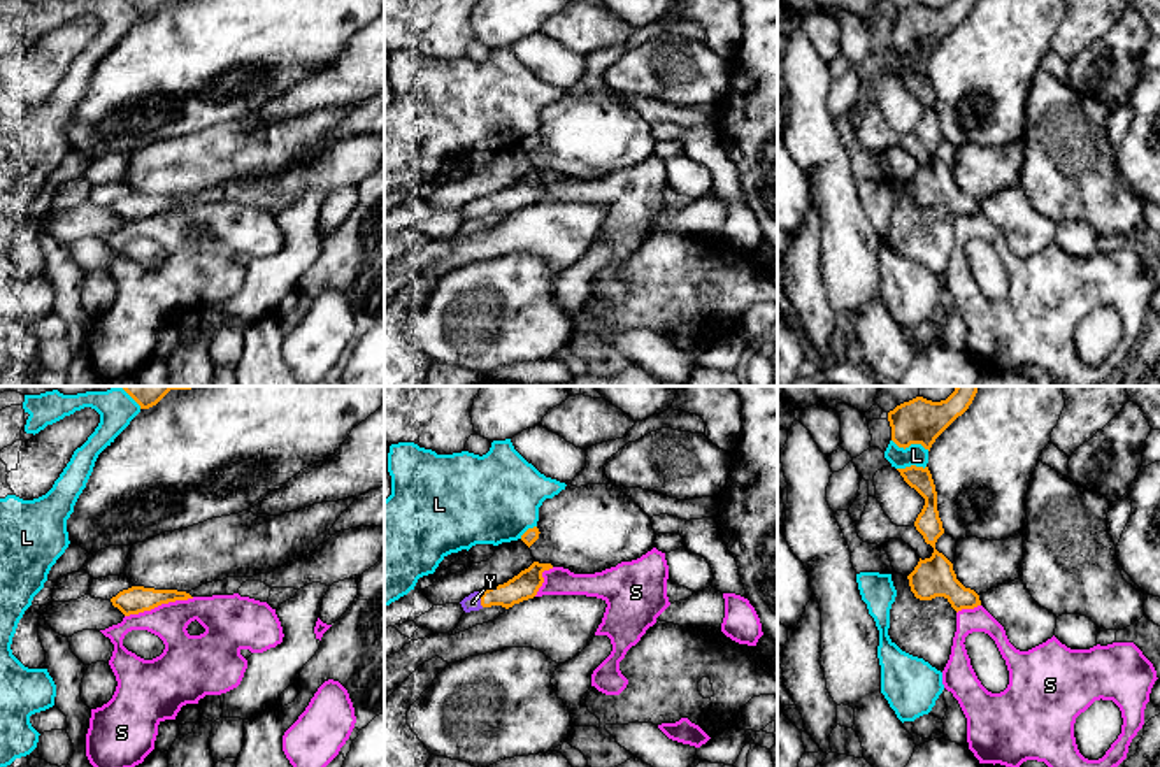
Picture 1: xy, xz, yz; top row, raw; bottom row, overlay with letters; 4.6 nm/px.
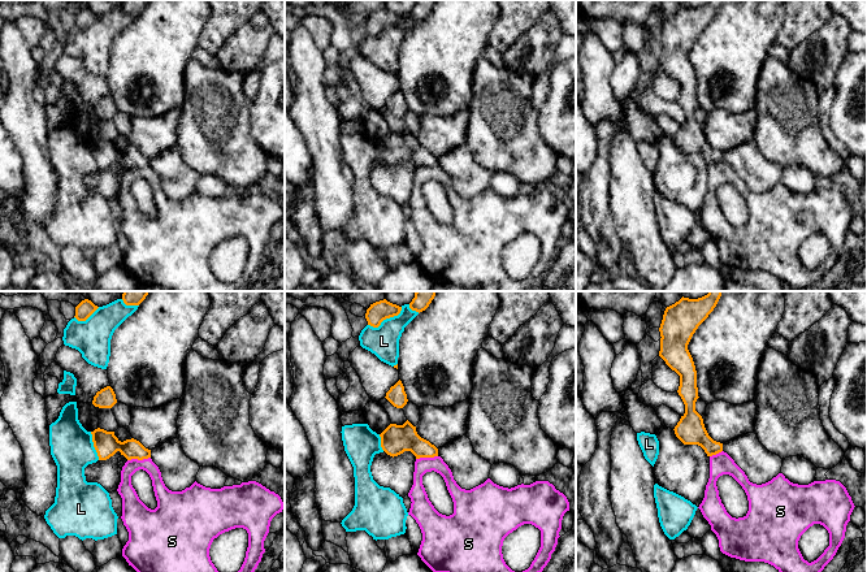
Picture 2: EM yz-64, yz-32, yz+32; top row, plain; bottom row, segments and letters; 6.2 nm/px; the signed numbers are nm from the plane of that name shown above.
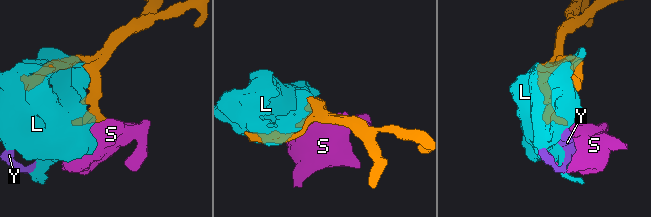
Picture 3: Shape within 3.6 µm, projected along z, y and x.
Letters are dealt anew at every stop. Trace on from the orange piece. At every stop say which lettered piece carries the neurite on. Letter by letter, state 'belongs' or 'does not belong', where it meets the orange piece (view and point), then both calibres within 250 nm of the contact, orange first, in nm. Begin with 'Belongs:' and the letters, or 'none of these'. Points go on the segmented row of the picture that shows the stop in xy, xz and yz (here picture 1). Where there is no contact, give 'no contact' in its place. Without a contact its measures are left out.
Belongs: Y
L: does not belong | yz (911, 443) | 200/100 nm
S: does not belong | xy (158, 604) | 130/170 nm
Y: belongs | xz (481, 599) | 120/80 nm

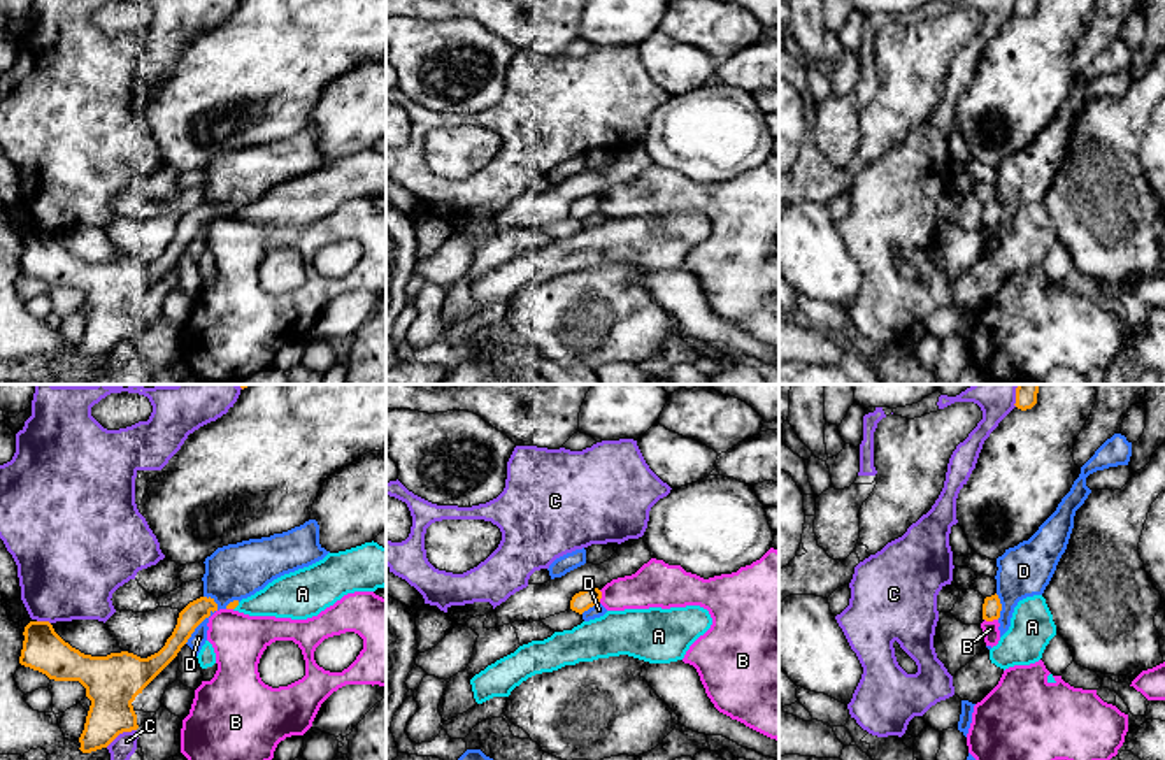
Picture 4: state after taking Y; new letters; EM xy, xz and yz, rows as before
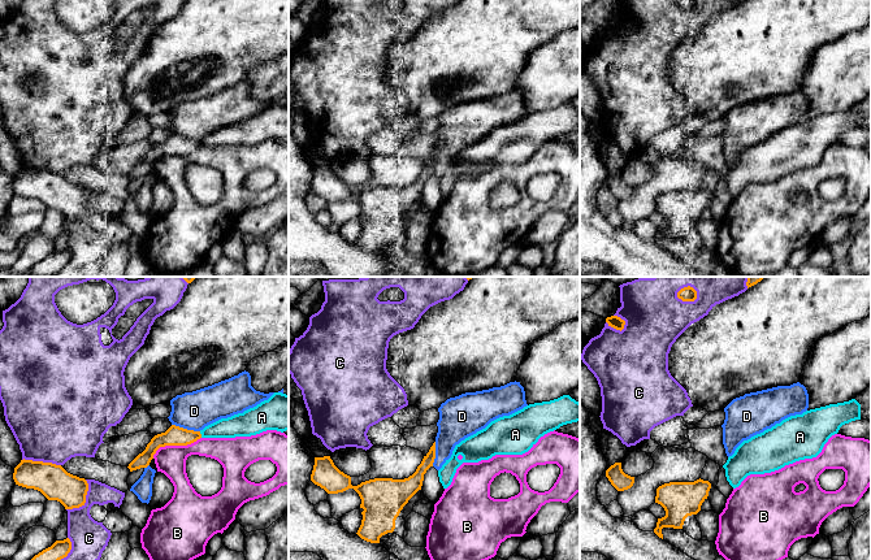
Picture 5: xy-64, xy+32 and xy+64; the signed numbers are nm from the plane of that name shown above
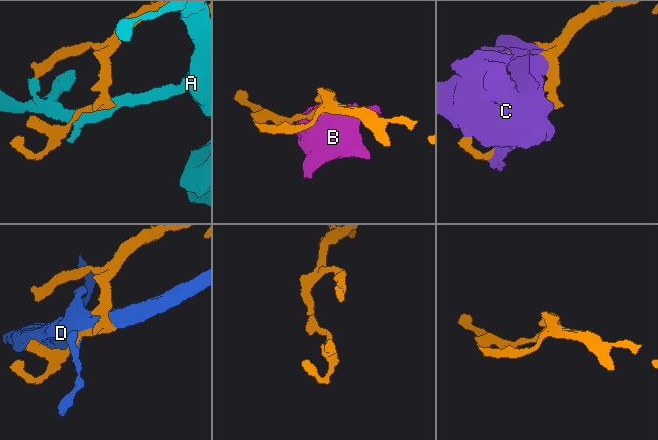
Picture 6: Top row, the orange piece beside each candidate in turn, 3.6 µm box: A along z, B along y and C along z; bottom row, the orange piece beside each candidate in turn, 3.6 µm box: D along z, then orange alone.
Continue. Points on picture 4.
Belongs: none of these
A: does not belong | xy (237, 604) | 40/200 nm
B: does not belong | xz (600, 597) | 90/200 nm
C: does not belong | xy (120, 732) | 240/110 nm
D: does not belong | xy (204, 618) | 100/70 nm

